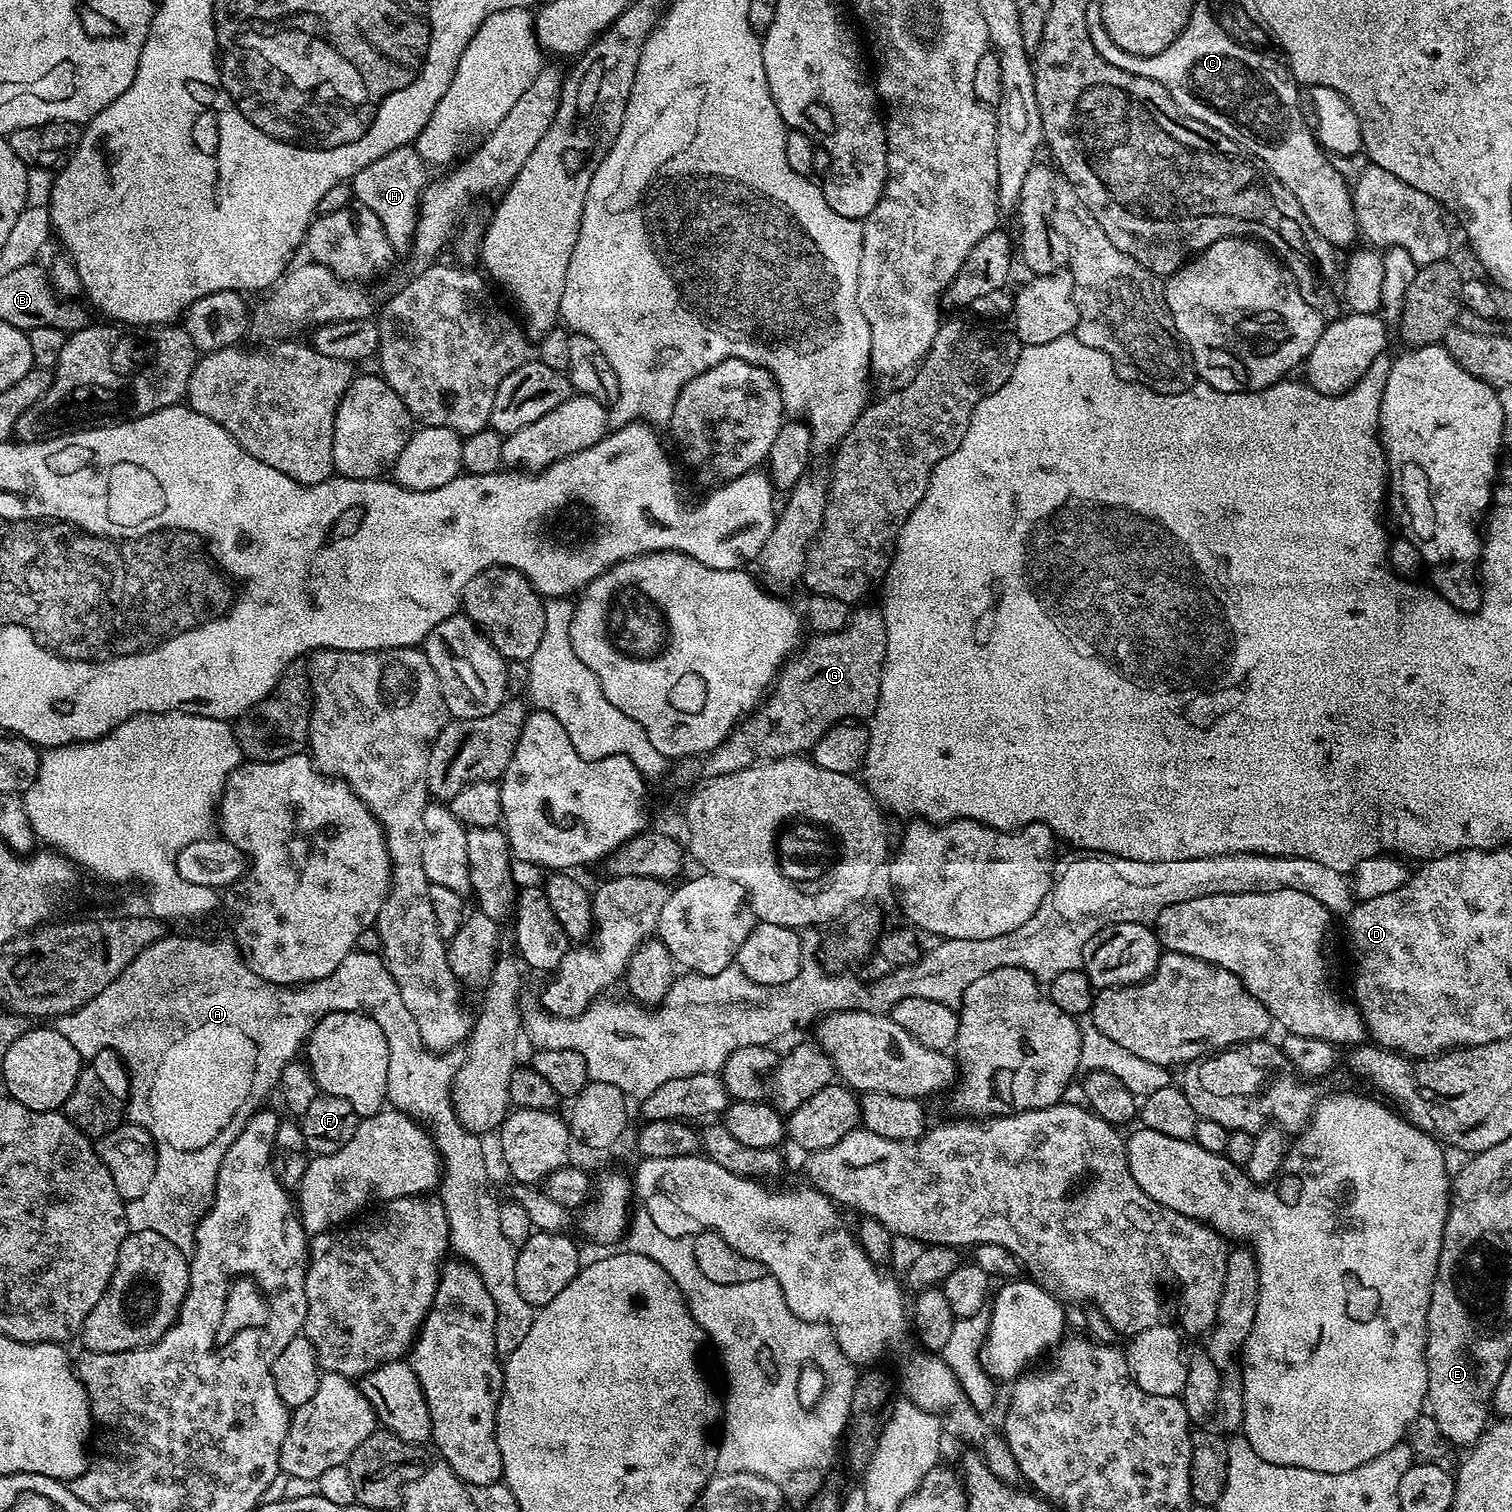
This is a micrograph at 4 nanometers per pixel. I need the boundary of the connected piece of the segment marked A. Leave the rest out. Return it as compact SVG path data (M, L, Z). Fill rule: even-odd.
M165 934L161 940L146 946L146 950L138 953L134 958L134 962L130 962L130 966L126 966L126 970L122 970L122 974L118 974L118 978L114 978L114 982L110 982L110 986L106 986L106 990L102 990L102 994L90 998L90 1002L86 1002L81 1008L74 1010L68 1016L55 1017L54 1026L60 1031L62 1038L68 1039L70 1046L74 1046L74 1050L78 1050L81 1058L88 1058L88 1056L94 1055L96 1048L113 1048L124 1059L124 1064L128 1067L128 1076L132 1079L132 1085L129 1086L128 1092L126 1091L127 1119L131 1123L146 1129L153 1140L156 1141L154 1178L150 1178L150 1186L146 1190L146 1194L142 1194L142 1198L134 1198L127 1201L124 1209L126 1222L131 1231L154 1230L154 1234L162 1234L162 1238L174 1242L174 1246L178 1246L180 1252L188 1254L196 1247L196 1227L200 1225L200 1219L212 1207L212 1199L216 1196L218 1166L222 1166L222 1158L226 1158L226 1150L230 1150L230 1142L234 1142L234 1138L238 1138L238 1134L242 1134L242 1126L246 1126L246 1122L256 1112L260 1111L262 1105L267 1101L264 1099L267 1098L268 1091L271 1088L273 1091L279 1085L281 1070L289 1062L297 1059L299 1052L296 1051L299 1048L301 1051L305 1047L308 1037L312 1034L312 1029L316 1027L316 1021L322 1016L327 1016L329 1012L358 1012L363 1010L372 1017L374 1022L378 1022L378 1026L382 1026L382 1034L388 1032L386 1046L392 1044L392 1096L387 1099L387 1103L400 1112L404 1112L407 1116L411 1116L413 1120L420 1121L428 1135L436 1143L436 1151L439 1152L443 1164L442 1179L438 1185L438 1199L444 1204L446 1218L449 1219L448 1243L451 1251L459 1259L469 1264L474 1270L478 1270L483 1285L486 1286L486 1290L490 1290L490 1298L494 1298L494 1310L496 1311L496 1325L494 1326L496 1355L506 1358L514 1350L518 1350L518 1346L522 1346L522 1341L526 1339L526 1333L528 1333L532 1325L534 1309L528 1305L526 1298L522 1298L522 1294L518 1294L518 1282L514 1282L514 1262L516 1261L517 1249L514 1244L512 1248L507 1234L504 1233L504 1224L500 1221L500 1208L496 1205L496 1200L492 1197L491 1190L488 1189L488 1164L484 1161L484 1144L480 1141L483 1139L477 1133L466 1130L462 1126L462 1122L458 1122L456 1111L452 1109L452 1083L456 1077L457 1061L455 1059L452 1061L451 1055L433 1052L420 1041L419 1030L415 1026L415 1020L411 1017L410 1011L406 1010L406 1006L401 1002L398 986L395 985L394 978L391 977L390 973L384 976L387 966L384 965L383 968L380 968L380 965L384 963L383 960L376 964L379 958L381 957L374 952L353 950L346 958L342 958L340 971L332 976L315 980L314 983L303 986L285 986L282 984L271 984L262 978L258 978L258 974L254 974L254 970L250 970L250 966L246 966L246 962L240 957L240 952L231 939L199 940L196 936Z

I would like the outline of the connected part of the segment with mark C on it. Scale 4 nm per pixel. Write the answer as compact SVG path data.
M1193 8L1192 17L1178 34L1178 38L1174 38L1170 46L1166 46L1153 56L1135 56L1122 50L1122 46L1112 41L1104 24L1098 18L1089 19L1088 33L1094 42L1094 50L1102 54L1102 58L1106 58L1110 66L1118 66L1118 70L1126 70L1130 74L1138 74L1142 78L1158 82L1167 90L1170 98L1174 98L1178 107L1186 114L1190 114L1190 118L1206 122L1206 126L1226 134L1226 138L1230 138L1233 145L1240 147L1241 144L1244 147L1241 149L1247 155L1256 157L1268 171L1272 172L1278 182L1282 182L1287 190L1294 194L1310 226L1314 226L1314 230L1318 230L1318 234L1322 234L1322 238L1326 238L1326 242L1330 242L1333 248L1343 250L1347 244L1357 243L1355 240L1358 240L1358 229L1349 181L1344 180L1342 174L1331 165L1329 153L1321 147L1313 125L1309 121L1308 124L1304 121L1304 112L1300 109L1301 89L1292 92L1297 81L1284 84L1284 80L1280 80L1280 76L1276 76L1276 72L1272 72L1272 68L1268 68L1268 64L1260 60L1260 55L1252 56L1252 52L1244 51L1232 44L1232 41L1216 28L1212 20L1209 20L1205 8L1198 10Z

